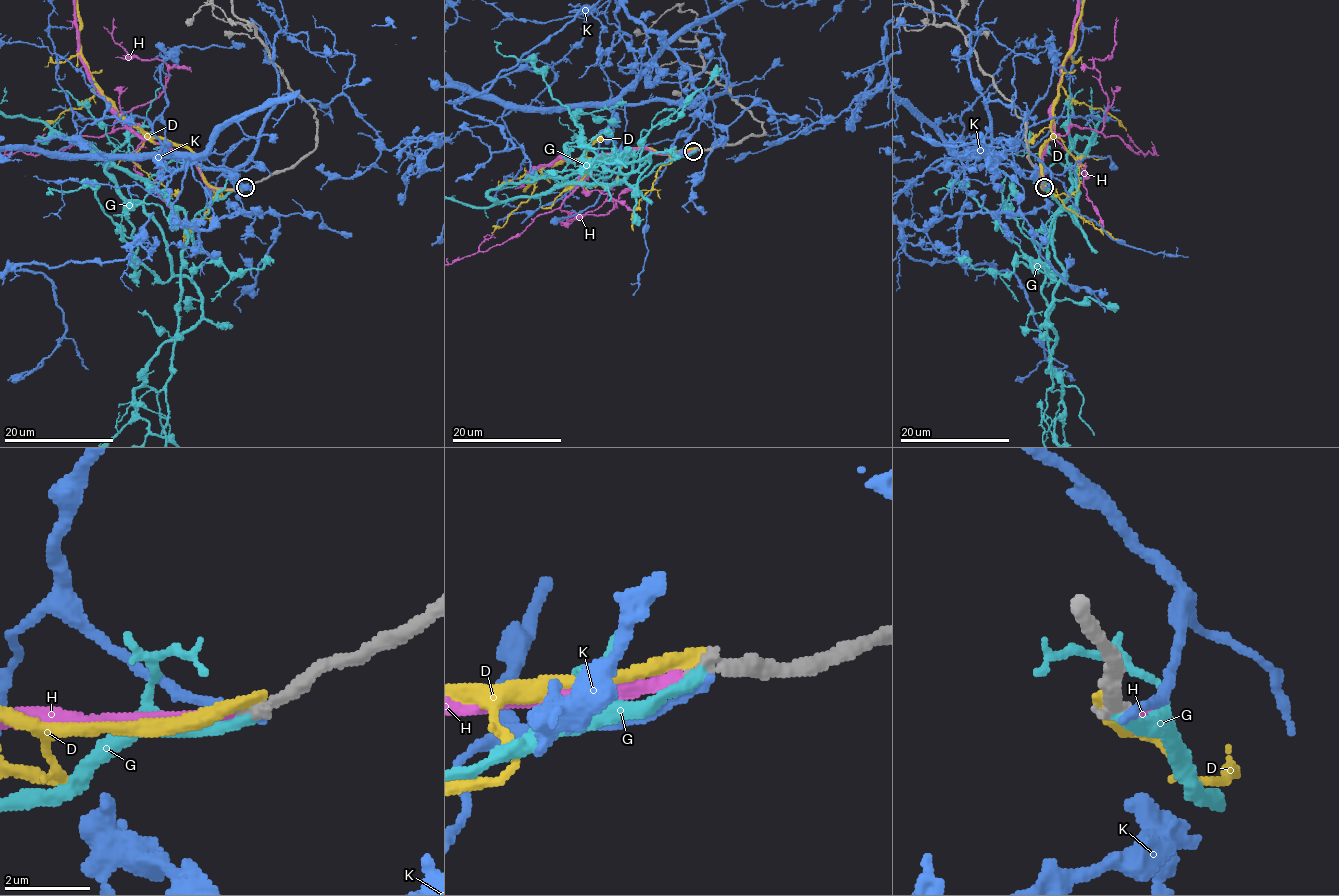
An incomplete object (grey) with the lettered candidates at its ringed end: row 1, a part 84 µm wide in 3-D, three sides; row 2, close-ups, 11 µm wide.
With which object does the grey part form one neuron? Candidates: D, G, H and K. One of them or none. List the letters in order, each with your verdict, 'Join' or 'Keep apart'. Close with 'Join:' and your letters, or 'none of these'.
D: Keep apart
G: Keep apart
H: Join
K: Keep apart
Join: H

